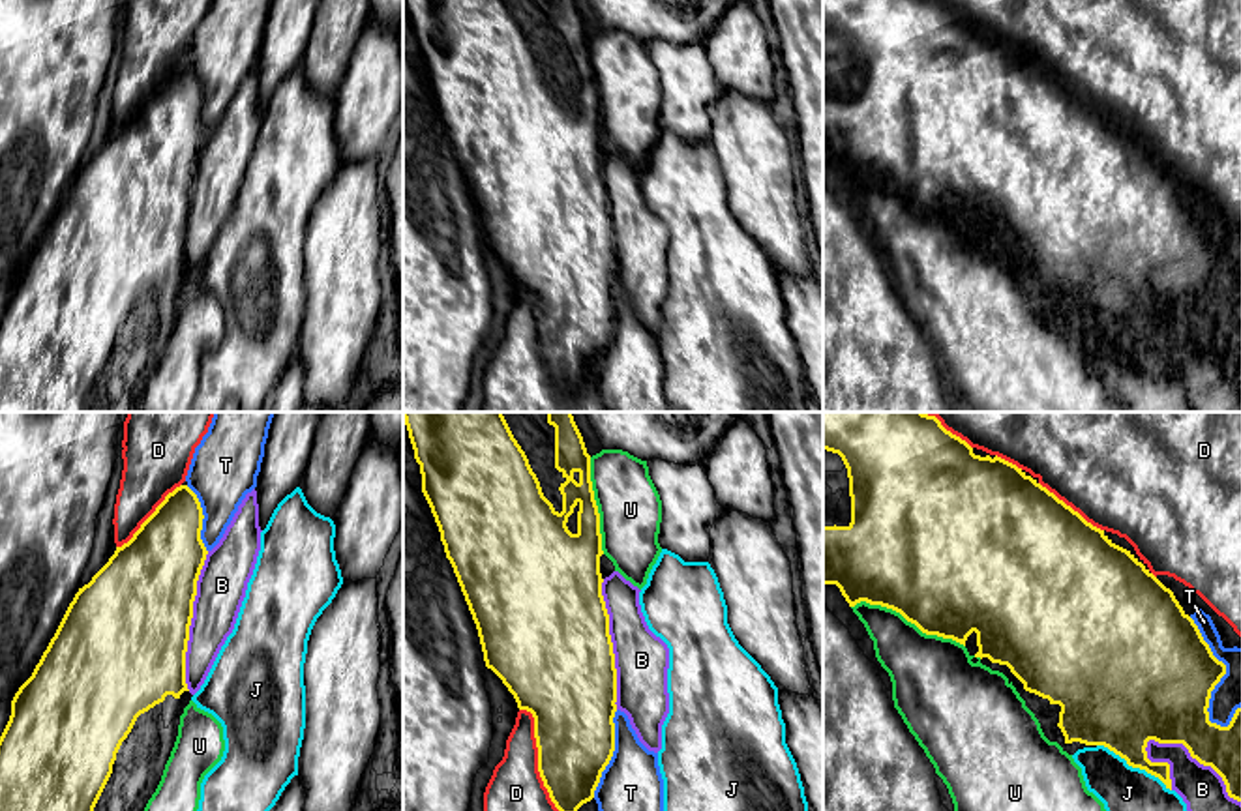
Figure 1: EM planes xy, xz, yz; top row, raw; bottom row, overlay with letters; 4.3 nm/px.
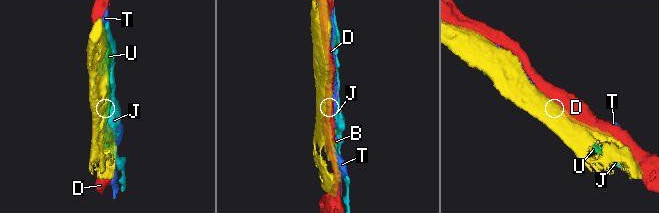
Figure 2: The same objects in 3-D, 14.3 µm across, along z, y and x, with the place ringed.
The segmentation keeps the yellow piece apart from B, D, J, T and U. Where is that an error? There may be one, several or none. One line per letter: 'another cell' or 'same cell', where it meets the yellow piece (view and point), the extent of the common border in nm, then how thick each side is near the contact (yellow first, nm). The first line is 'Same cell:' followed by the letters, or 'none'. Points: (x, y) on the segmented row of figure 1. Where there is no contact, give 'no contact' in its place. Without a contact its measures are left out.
Same cell: none
B: another cell | yz (1196, 759) | 480 nm | 300/190 nm
D: another cell | xz (538, 757) | 480 nm | 340/220 nm
J: another cell | yz (1135, 766) | 380 nm | 340/200 nm
T: another cell | xz (612, 753) | 400 nm | 340/260 nm
U: another cell | yz (908, 620) | 500 nm | 500/320 nm

